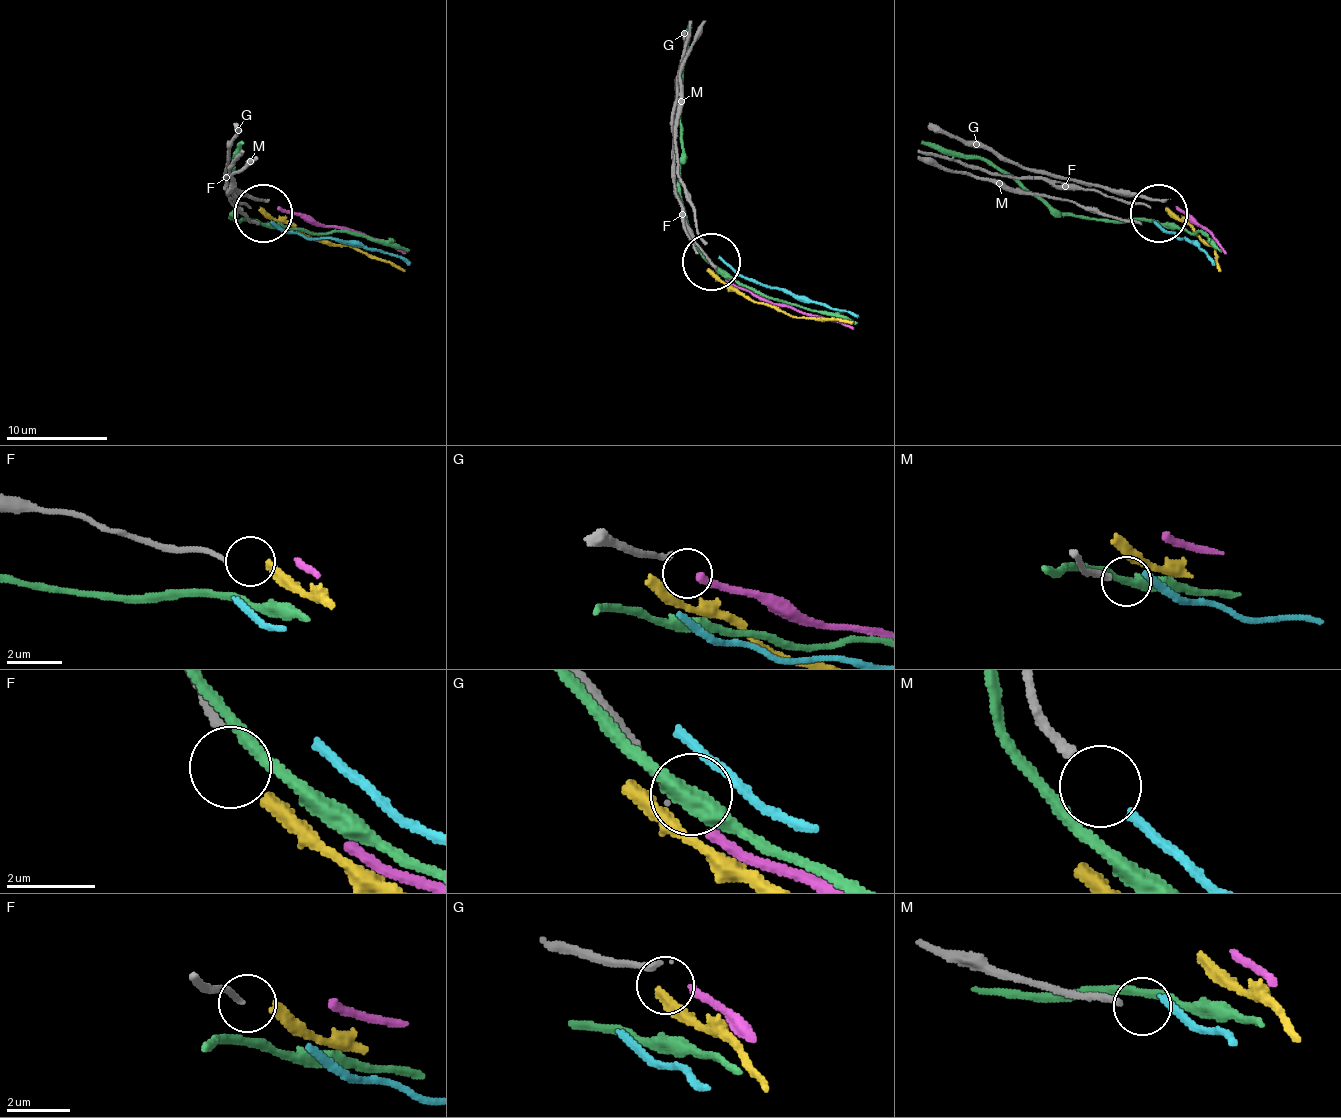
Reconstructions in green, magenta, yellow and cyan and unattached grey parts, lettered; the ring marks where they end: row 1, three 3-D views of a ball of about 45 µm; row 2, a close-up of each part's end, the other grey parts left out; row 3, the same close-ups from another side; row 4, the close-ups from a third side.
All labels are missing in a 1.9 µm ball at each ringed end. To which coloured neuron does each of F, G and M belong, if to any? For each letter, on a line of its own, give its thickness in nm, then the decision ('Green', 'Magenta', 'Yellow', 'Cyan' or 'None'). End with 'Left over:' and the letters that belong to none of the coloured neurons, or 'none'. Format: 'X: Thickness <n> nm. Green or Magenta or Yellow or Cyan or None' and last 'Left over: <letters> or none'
F: Thickness 190 nm. Yellow
G: Thickness 240 nm. Magenta
M: Thickness 220 nm. None
Left over: M

